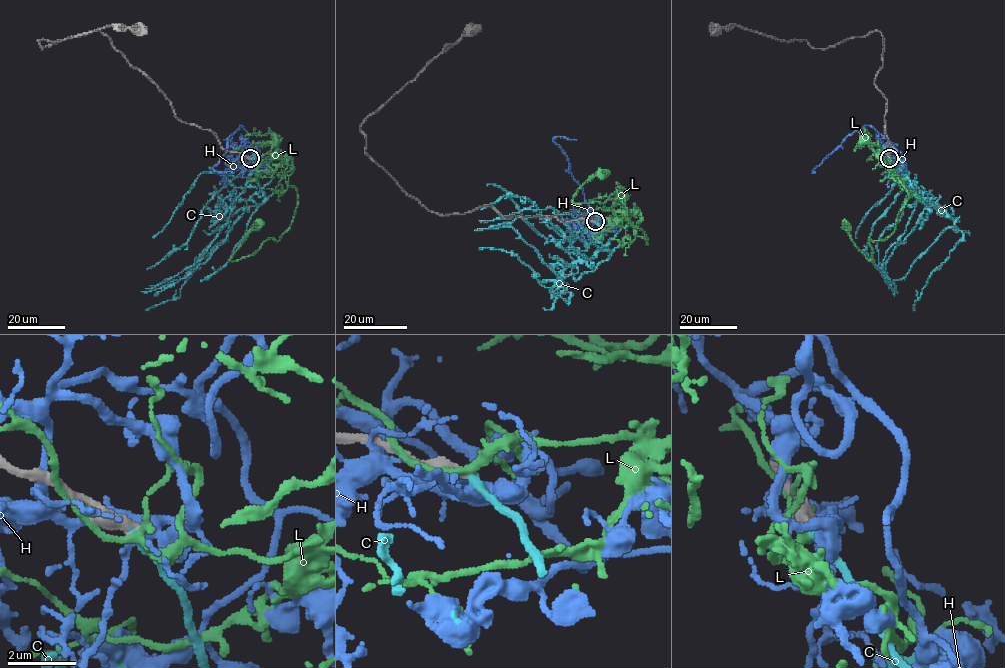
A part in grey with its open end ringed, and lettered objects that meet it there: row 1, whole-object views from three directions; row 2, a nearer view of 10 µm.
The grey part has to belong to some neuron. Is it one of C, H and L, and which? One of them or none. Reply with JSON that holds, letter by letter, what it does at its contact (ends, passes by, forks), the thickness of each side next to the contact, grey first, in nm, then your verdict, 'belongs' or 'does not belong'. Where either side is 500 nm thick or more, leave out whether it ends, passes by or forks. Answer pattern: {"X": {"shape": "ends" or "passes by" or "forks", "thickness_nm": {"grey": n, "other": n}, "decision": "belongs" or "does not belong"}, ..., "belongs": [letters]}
{"C": {"shape": "ends", "thickness_nm": {"grey": 360, "other": 240}, "decision": "does not belong"}, "H": {"shape": "forks", "thickness_nm": {"grey": 320, "other": 360}, "decision": "does not belong"}, "L": {"shape": "forks", "thickness_nm": {"grey": 360, "other": 190}, "decision": "does not belong"}, "belongs": []}

